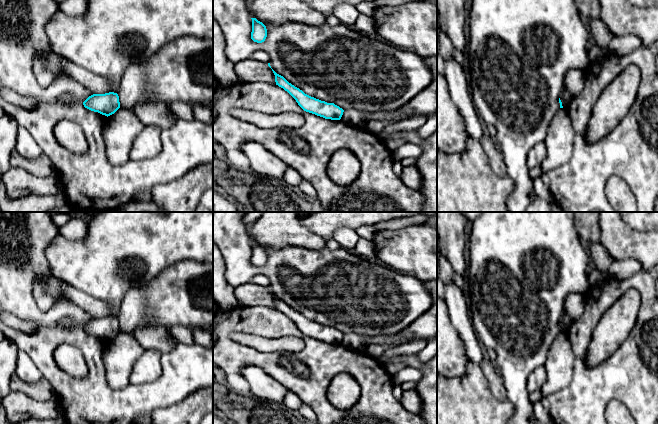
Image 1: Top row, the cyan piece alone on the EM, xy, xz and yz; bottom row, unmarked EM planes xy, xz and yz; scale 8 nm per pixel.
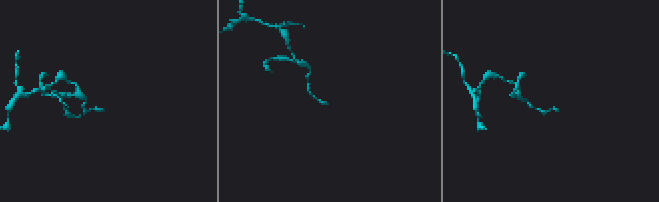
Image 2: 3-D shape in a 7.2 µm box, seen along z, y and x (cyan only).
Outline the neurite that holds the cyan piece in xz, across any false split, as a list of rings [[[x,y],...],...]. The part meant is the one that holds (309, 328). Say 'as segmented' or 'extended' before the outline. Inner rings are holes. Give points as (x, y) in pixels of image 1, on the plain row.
as segmented; [[[272,293],[274,299],[275,299],[275,306],[276,309],[279,311],[283,312],[285,315],[287,315],[298,327],[298,329],[306,336],[315,338],[317,340],[323,341],[325,343],[331,343],[331,344],[340,344],[344,334],[340,332],[339,330],[335,329],[334,327],[327,327],[325,325],[321,325],[319,323],[316,323],[314,321],[311,321],[307,318],[305,318],[302,314],[299,312],[295,311],[291,307],[289,307],[283,300],[277,298],[273,293]]]

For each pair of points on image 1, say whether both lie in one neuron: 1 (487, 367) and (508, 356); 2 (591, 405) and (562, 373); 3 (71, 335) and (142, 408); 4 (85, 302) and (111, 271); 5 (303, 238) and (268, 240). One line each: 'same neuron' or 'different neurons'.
1: different neurons
2: different neurons
3: same neuron
4: different neurons
5: same neuron

